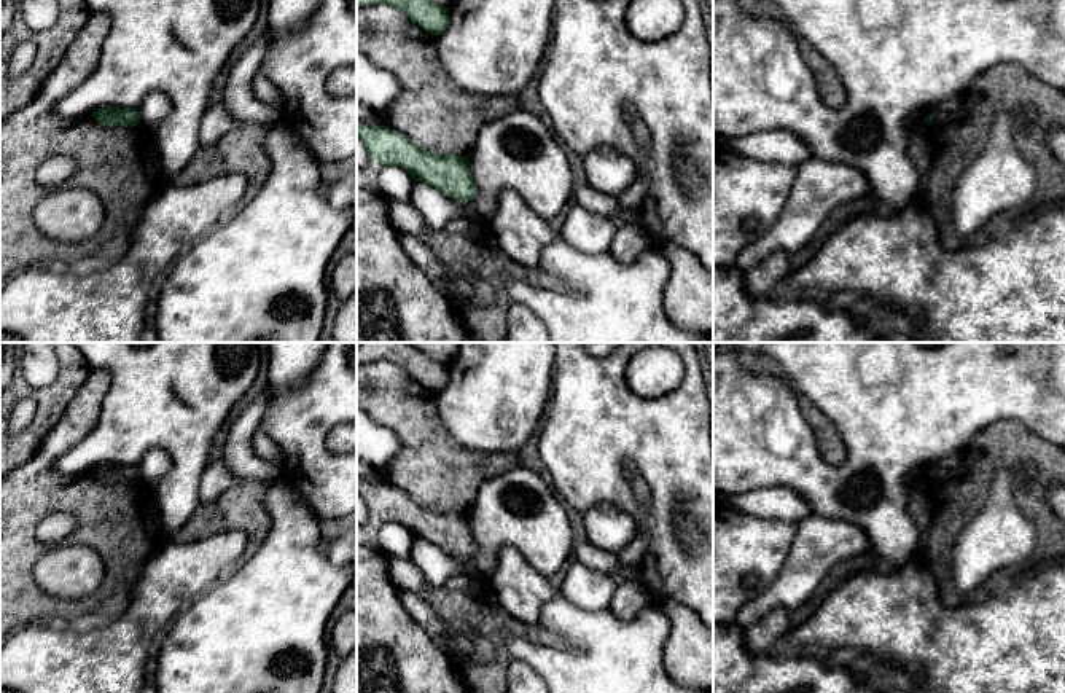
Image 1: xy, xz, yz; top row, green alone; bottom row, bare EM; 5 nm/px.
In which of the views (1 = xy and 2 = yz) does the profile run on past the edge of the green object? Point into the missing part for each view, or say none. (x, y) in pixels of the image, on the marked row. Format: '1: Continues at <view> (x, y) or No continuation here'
1: No continuation here
2: No continuation here

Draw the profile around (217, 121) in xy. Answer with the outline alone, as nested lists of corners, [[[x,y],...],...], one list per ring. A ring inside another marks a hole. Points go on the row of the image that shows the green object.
[[[223,100],[210,102],[199,127],[199,148],[215,147],[229,131],[240,124],[228,113]]]

